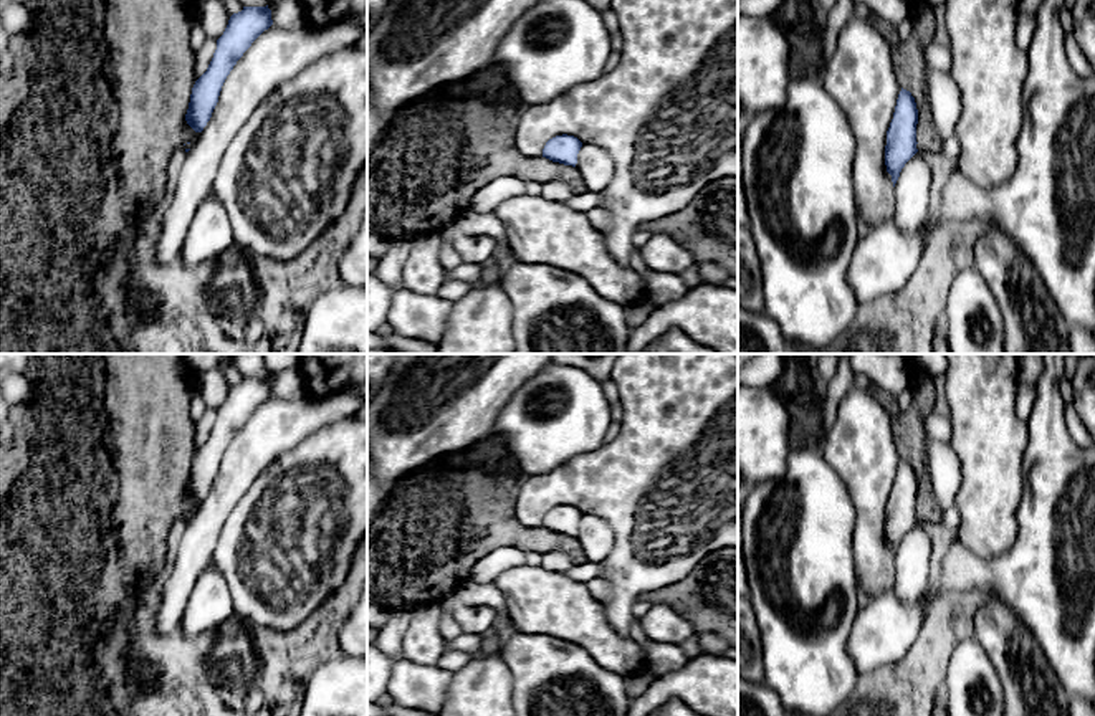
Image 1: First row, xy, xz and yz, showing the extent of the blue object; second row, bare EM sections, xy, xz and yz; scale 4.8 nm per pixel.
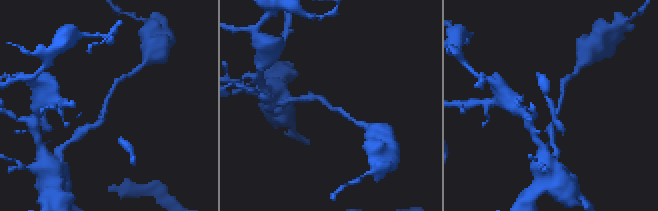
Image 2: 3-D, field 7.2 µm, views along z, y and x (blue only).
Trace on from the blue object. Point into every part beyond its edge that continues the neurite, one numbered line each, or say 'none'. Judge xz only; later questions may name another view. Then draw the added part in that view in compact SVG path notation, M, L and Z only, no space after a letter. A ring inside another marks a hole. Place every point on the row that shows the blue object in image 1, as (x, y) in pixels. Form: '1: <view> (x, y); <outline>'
none

